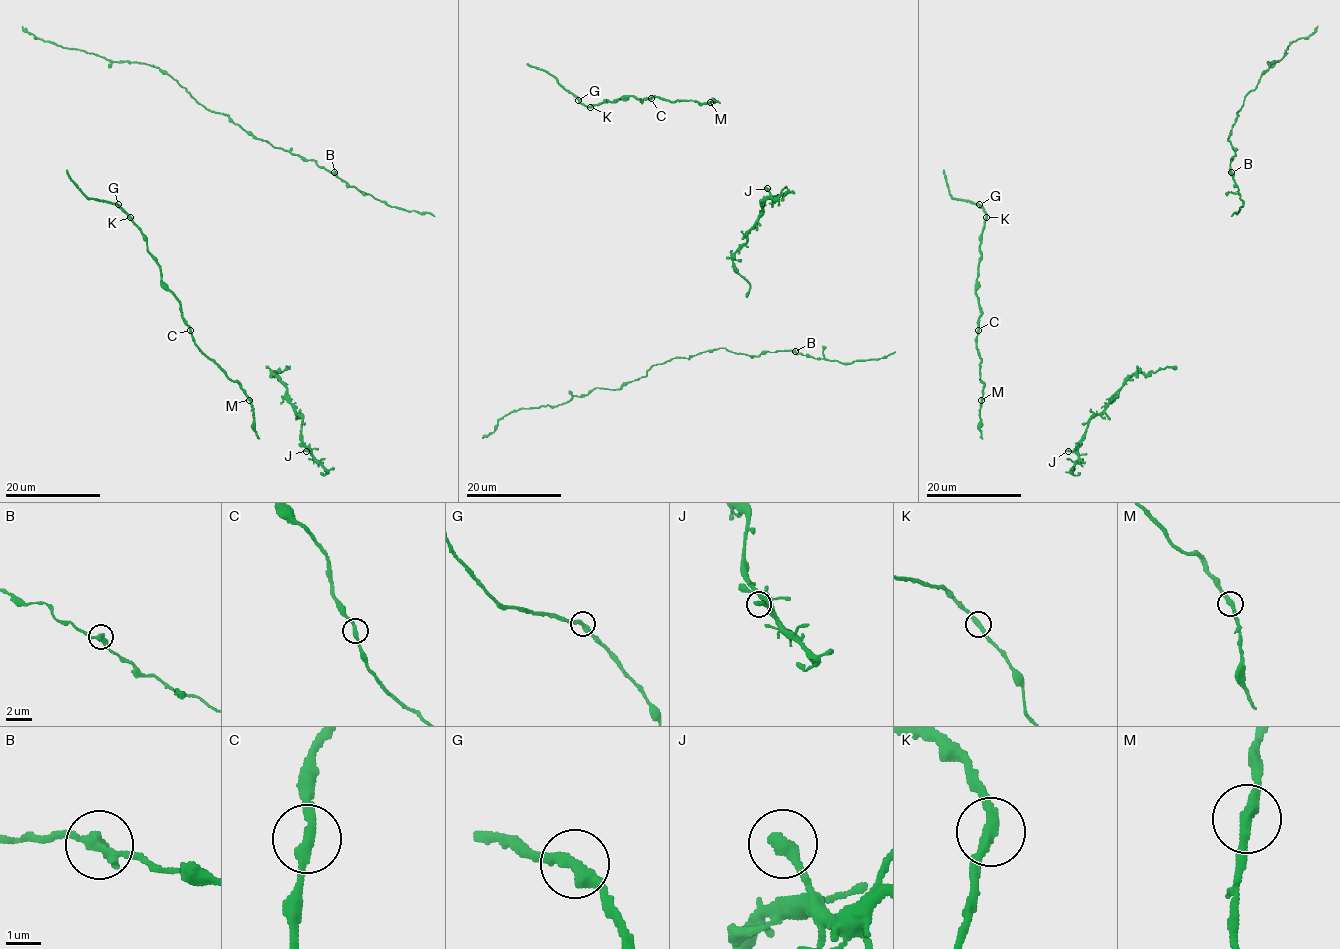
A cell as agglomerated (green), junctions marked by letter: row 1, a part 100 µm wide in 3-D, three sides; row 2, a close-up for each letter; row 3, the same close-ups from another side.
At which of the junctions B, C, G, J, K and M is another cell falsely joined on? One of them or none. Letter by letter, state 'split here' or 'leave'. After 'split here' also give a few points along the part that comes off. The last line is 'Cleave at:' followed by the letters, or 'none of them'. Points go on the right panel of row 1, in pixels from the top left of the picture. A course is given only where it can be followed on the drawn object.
B: leave
C: leave
G: leave
J: leave
K: leave
M: leave
Cleave at: none of them

